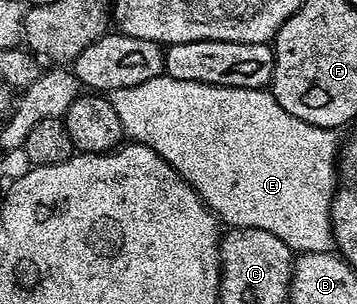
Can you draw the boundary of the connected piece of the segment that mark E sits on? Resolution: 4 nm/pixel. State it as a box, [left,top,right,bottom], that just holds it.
[109,76,340,254]

